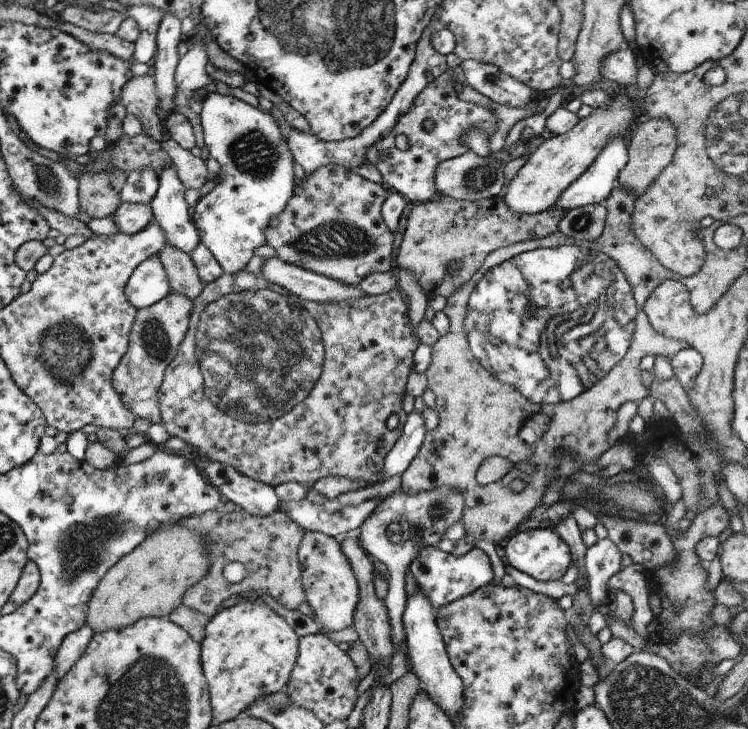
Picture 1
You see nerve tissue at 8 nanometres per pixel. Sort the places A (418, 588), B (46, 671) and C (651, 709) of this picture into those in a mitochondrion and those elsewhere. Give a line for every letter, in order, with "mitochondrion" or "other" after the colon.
A: other
B: other
C: mitochondrion

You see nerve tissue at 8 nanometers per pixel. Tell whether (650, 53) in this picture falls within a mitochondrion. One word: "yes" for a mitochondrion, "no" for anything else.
no

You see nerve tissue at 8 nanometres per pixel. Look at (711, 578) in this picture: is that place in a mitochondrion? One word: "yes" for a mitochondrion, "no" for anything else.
no

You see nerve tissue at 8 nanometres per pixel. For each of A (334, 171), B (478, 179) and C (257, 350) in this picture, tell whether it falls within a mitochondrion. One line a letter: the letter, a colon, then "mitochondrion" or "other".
A: other
B: mitochondrion
C: mitochondrion

